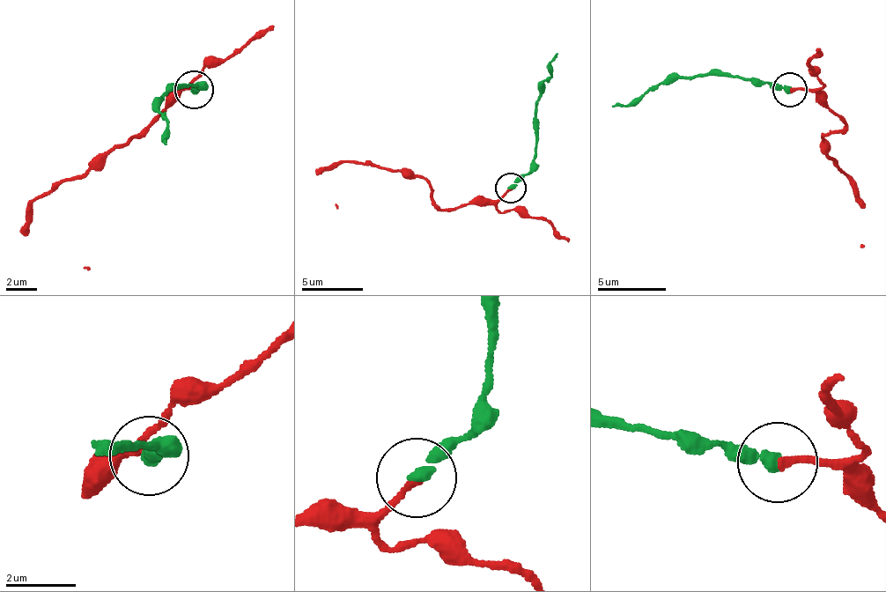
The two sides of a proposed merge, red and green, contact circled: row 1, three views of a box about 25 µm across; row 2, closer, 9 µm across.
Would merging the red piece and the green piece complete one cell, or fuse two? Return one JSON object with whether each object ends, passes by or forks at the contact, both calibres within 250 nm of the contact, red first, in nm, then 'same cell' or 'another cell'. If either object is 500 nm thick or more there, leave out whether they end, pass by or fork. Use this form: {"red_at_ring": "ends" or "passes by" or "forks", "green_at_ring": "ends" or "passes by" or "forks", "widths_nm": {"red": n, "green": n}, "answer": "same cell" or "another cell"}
{"red_at_ring": "ends", "green_at_ring": "ends", "widths_nm": {"red": 180, "green": 320}, "answer": "same cell"}

